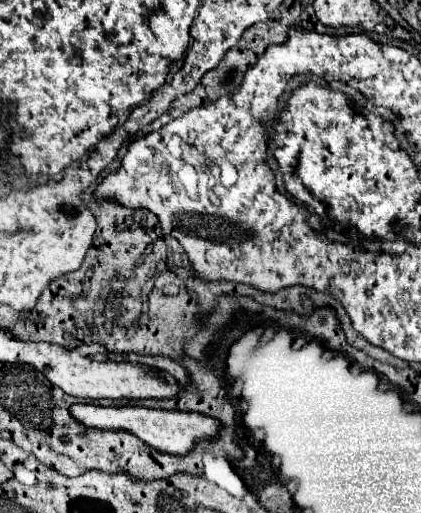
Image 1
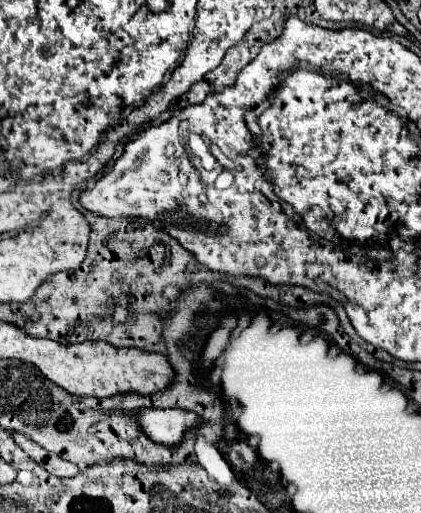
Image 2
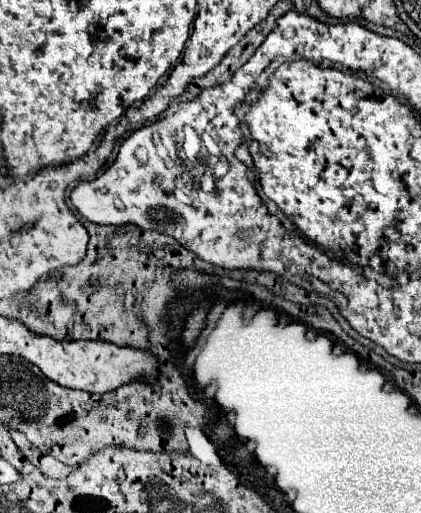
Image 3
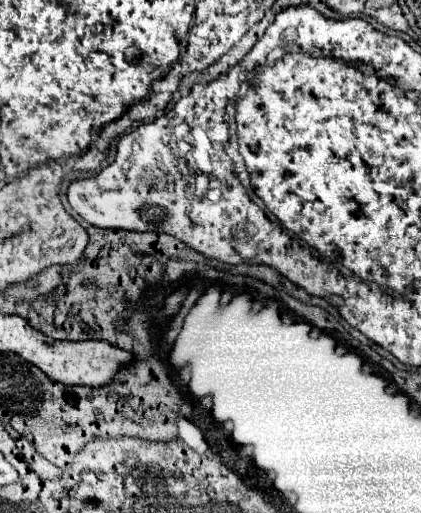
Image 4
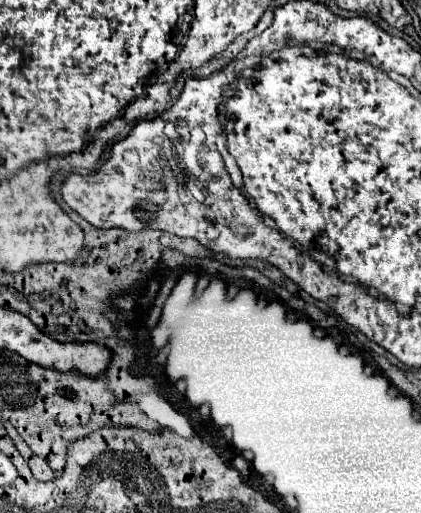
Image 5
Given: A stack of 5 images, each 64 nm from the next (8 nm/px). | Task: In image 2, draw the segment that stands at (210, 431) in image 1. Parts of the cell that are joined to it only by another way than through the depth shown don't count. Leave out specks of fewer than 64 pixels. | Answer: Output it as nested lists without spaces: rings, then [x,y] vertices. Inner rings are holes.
[[[142,410],[142,430],[148,434],[150,440],[164,444],[164,446],[176,446],[182,440],[182,434],[192,428],[198,422],[198,416],[194,412],[186,410]]]

